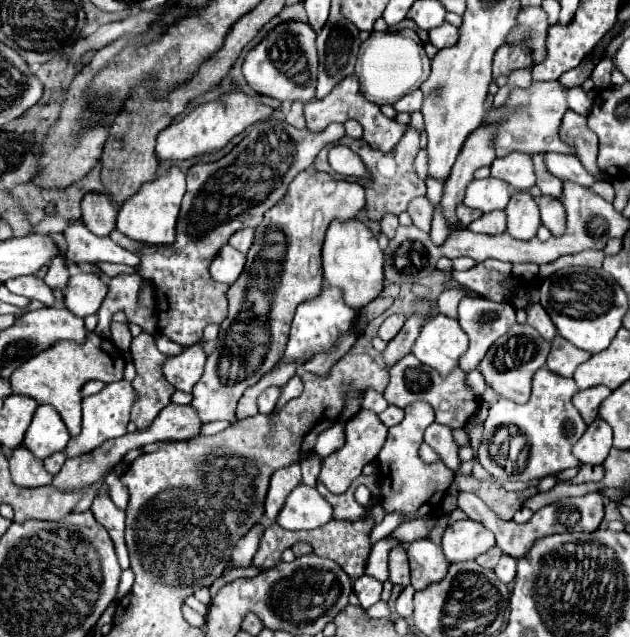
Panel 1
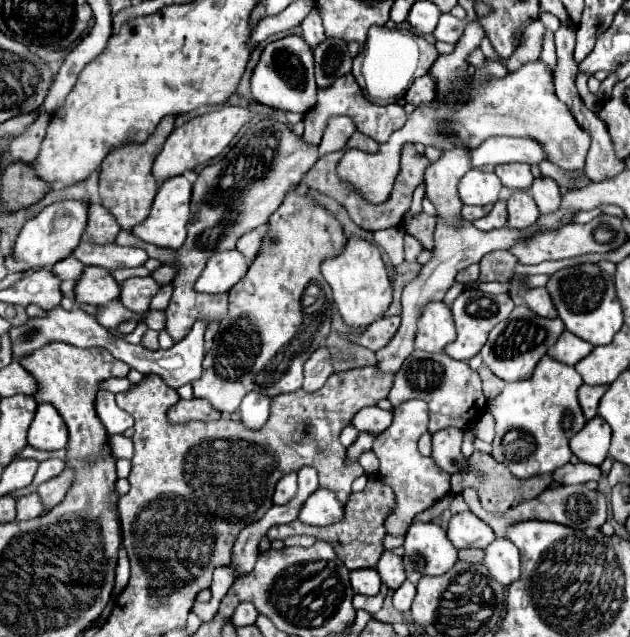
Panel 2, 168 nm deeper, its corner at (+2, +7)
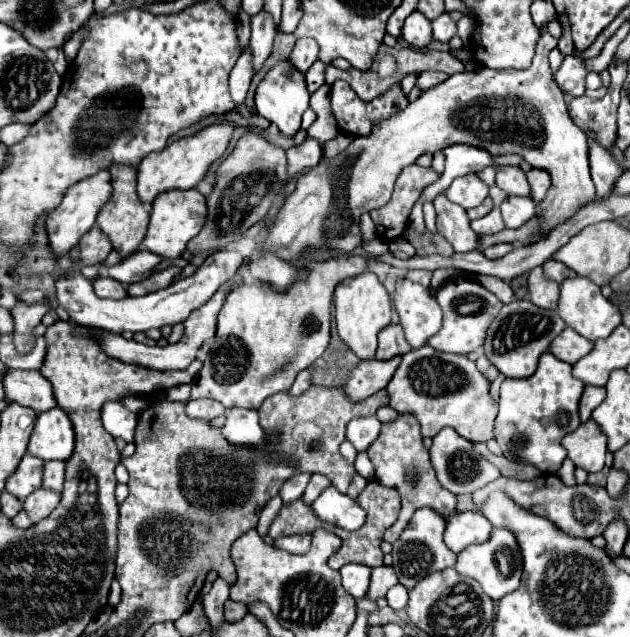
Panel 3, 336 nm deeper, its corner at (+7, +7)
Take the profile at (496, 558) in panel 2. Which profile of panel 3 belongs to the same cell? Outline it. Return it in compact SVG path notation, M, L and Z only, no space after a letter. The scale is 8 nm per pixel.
M493 528L491 538L487 542L467 546L463 552L457 554L455 570L461 576L477 580L481 584L483 592L491 600L501 600L505 594L519 588L519 580L521 580L521 574L523 574L523 556L521 556L517 538L507 528Z

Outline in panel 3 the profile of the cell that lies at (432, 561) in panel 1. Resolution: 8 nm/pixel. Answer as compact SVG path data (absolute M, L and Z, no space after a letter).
M419 508L413 514L407 528L403 530L403 534L399 536L399 540L393 544L393 552L391 552L393 554L393 570L405 588L411 590L425 576L445 570L449 566L455 566L457 556L445 546L443 530L445 530L445 518L441 518L431 508Z

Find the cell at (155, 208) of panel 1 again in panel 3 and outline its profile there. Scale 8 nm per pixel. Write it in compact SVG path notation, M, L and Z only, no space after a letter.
M197 190L163 192L153 202L151 222L149 222L149 230L143 240L143 246L145 246L145 250L149 250L161 258L177 260L183 256L187 242L199 234L199 230L205 224L205 218L207 218L207 202L205 202L205 196L199 194Z

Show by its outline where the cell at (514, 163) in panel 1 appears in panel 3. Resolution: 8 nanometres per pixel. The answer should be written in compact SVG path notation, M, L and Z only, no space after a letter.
M519 166L497 168L497 186L509 196L529 196L531 194L527 176Z

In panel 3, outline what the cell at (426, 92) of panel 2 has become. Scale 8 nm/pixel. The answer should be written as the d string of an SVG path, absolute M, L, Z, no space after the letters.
M429 70L429 72L423 72L423 74L417 78L417 86L419 86L421 90L429 90L429 88L445 82L447 78L449 78L449 76L443 74L443 72L433 72L433 70Z

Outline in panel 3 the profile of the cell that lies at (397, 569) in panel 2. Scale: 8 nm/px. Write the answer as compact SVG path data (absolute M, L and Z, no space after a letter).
M377 566L371 570L371 586L369 586L365 598L369 598L369 600L385 598L387 590L395 584L397 584L397 576L395 576L393 568L391 566Z

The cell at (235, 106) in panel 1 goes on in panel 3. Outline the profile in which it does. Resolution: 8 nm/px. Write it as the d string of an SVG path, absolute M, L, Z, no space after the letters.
M217 122L201 132L197 132L191 138L181 138L169 144L161 152L151 152L149 156L143 158L143 162L137 166L137 196L141 202L153 202L157 194L167 192L167 190L191 190L195 188L205 174L209 172L211 164L223 156L223 152L229 146L229 140L233 136L235 126L229 122Z

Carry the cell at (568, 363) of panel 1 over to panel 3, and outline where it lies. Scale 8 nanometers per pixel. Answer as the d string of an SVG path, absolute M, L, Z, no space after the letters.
M569 326L551 342L551 348L549 348L551 354L555 354L559 360L565 360L569 364L575 364L579 358L583 358L591 350L593 350L593 342L583 338Z

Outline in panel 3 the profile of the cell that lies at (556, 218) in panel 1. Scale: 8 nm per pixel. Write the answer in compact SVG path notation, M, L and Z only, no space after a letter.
M531 168L527 172L527 178L529 178L529 184L531 184L531 198L535 200L535 204L539 204L547 190L551 188L551 176L547 170L541 170L541 168Z

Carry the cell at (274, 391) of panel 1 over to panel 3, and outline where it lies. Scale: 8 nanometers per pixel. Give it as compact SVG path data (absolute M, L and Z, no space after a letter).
M231 408L225 418L227 420L221 428L221 434L229 444L251 448L265 444L265 432L259 426L259 416L255 410Z

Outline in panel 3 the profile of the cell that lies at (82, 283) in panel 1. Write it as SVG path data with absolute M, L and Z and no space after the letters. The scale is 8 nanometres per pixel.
M103 276L93 282L93 290L101 298L125 298L125 296L129 296L127 288L121 282L117 282L113 278L103 278Z

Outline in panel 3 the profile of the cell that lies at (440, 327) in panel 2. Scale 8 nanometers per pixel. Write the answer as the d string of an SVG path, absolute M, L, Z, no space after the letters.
M407 278L397 280L393 306L399 314L405 338L413 348L427 344L429 336L441 328L441 308L435 300L433 288L425 288Z

